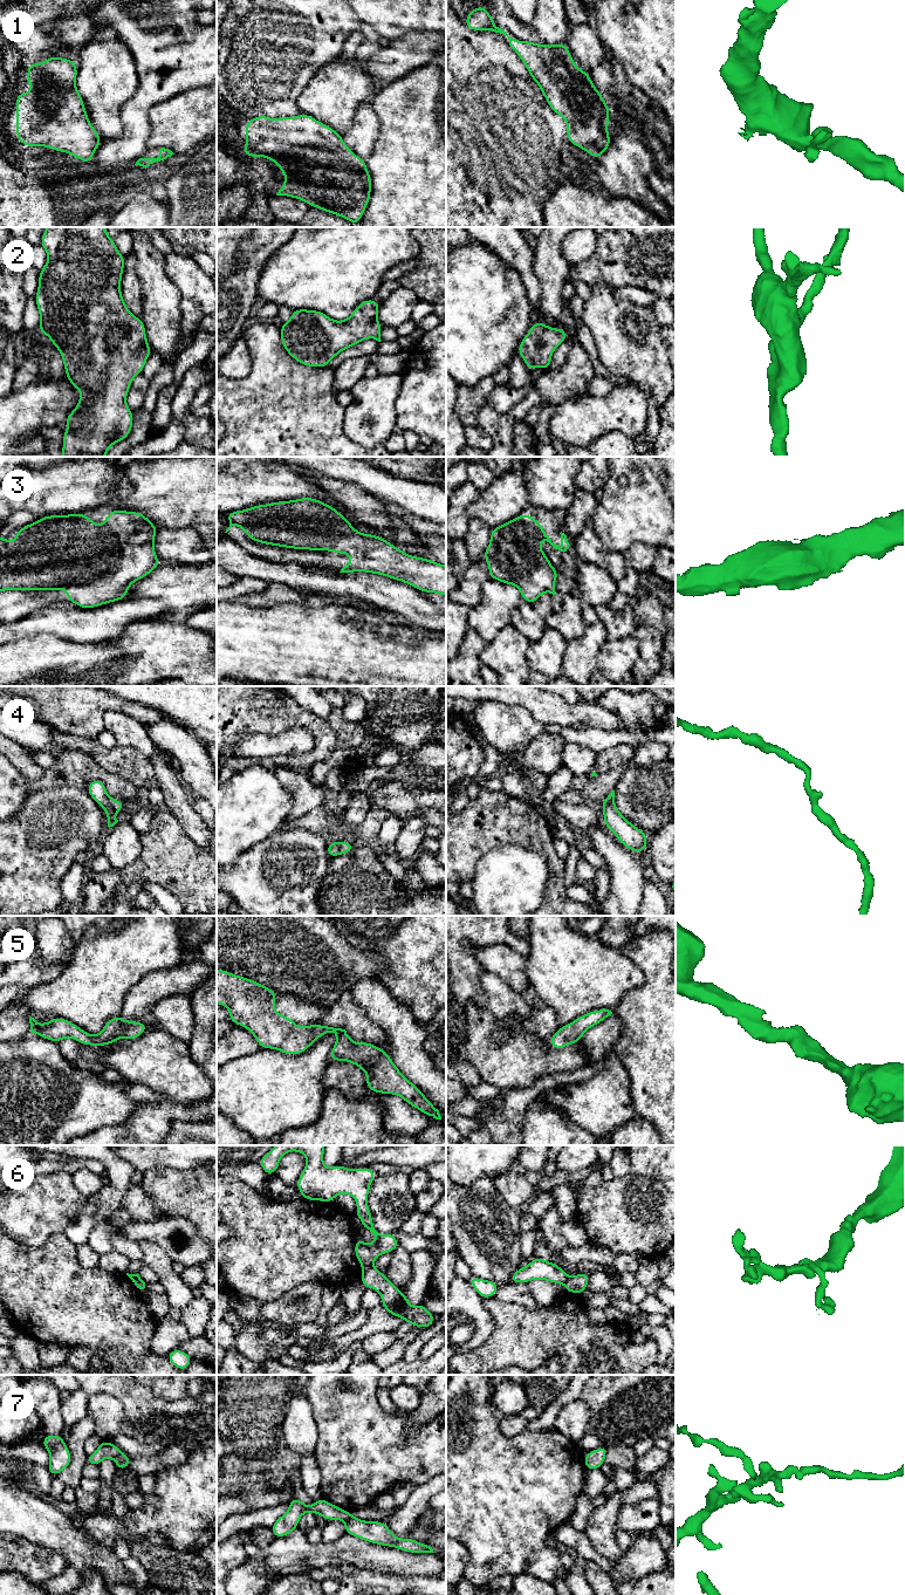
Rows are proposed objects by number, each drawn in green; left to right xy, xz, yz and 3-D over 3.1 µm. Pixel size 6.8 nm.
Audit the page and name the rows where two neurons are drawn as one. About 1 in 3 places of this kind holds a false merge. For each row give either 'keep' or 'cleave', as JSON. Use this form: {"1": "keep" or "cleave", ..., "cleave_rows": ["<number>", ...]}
{"1": "keep", "2": "keep", "3": "keep", "4": "keep", "5": "keep", "6": "cleave", "7": "cleave", "cleave_rows": ["6", "7"]}

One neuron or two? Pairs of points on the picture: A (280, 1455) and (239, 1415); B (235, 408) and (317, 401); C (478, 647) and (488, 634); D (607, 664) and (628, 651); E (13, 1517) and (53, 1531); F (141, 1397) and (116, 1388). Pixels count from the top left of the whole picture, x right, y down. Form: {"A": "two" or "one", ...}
{"A": "one", "B": "one", "C": "two", "D": "one", "E": "one", "F": "one"}

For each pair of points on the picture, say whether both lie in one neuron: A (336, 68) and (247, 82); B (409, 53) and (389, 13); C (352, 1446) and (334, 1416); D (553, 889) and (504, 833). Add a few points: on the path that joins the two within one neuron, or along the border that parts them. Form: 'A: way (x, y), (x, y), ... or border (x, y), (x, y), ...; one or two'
A: border (337, 57), (326, 63), (312, 77), (301, 94); two
B: border (427, 31), (409, 31), (391, 41); two
C: way (352, 1439), (352, 1435), (341, 1423); one
D: way (556, 869), (555, 860), (528, 833), (523, 833); one

